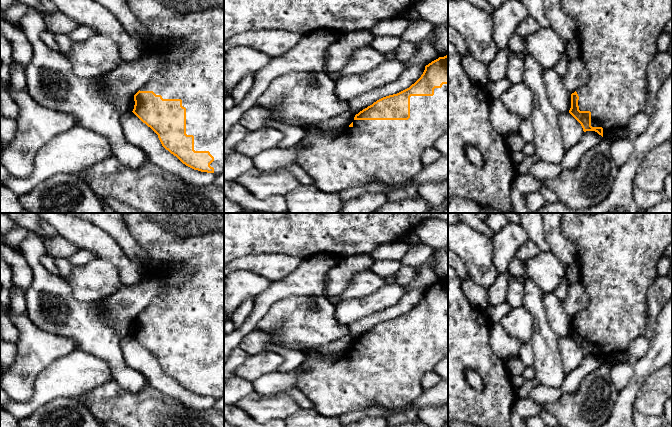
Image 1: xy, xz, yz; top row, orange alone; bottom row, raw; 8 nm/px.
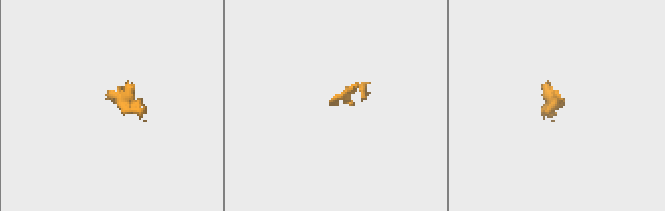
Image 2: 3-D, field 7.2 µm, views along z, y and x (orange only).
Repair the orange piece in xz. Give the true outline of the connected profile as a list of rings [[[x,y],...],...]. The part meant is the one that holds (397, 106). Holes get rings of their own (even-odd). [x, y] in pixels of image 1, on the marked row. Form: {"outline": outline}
{"outline": [[[448,55],[439,57],[425,66],[425,70],[421,77],[412,84],[409,88],[393,95],[383,97],[372,105],[360,111],[355,115],[352,123],[348,128],[344,129],[336,136],[316,135],[306,132],[304,138],[301,140],[303,146],[298,150],[296,157],[296,164],[301,166],[312,178],[313,185],[322,192],[340,193],[342,190],[352,187],[363,186],[373,182],[383,182],[385,184],[398,185],[410,181],[422,169],[421,162],[422,154],[433,146],[435,141],[448,132]]]}

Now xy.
{"outline": [[[126,0],[132,13],[150,34],[147,49],[153,52],[166,53],[175,50],[185,41],[193,41],[193,49],[180,61],[173,63],[165,71],[158,73],[134,95],[133,113],[157,135],[162,146],[176,156],[186,166],[201,172],[214,173],[216,176],[224,172],[224,0]]]}

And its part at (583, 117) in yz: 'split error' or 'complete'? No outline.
split error

